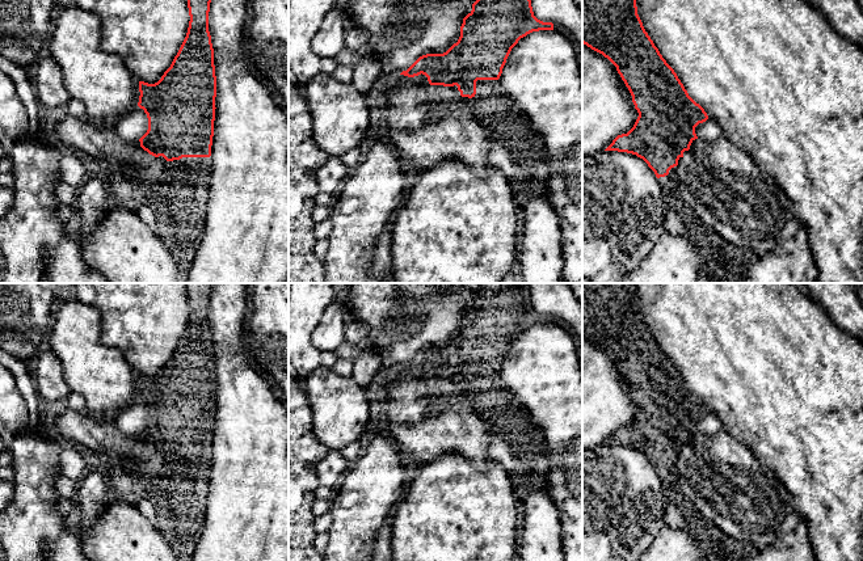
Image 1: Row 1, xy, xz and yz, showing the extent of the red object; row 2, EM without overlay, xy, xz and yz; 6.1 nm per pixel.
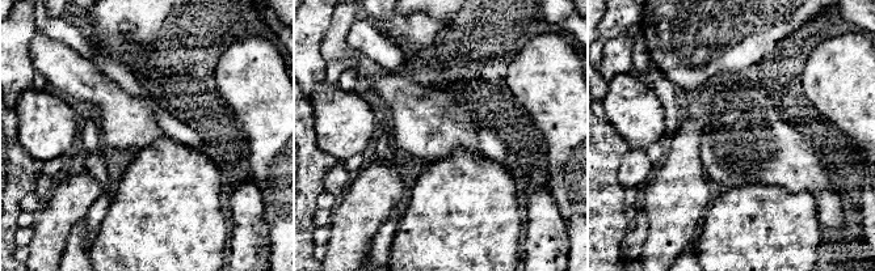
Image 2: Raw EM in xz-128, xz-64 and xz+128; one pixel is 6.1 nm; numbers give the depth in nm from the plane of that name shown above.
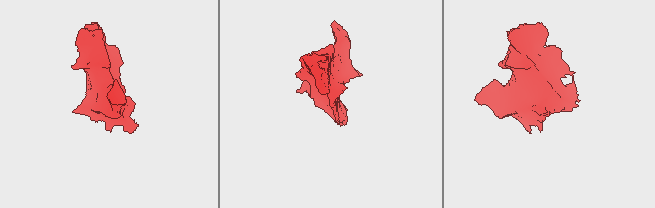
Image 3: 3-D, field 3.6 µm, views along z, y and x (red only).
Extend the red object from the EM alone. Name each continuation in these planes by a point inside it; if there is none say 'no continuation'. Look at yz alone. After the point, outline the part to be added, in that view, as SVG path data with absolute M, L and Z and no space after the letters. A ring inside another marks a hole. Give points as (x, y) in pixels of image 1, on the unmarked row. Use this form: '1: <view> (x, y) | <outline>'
no continuation

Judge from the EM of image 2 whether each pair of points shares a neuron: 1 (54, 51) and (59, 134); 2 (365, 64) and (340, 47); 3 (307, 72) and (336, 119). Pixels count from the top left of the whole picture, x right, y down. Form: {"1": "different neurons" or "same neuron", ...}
{"1": "different neurons", "2": "different neurons", "3": "different neurons"}

